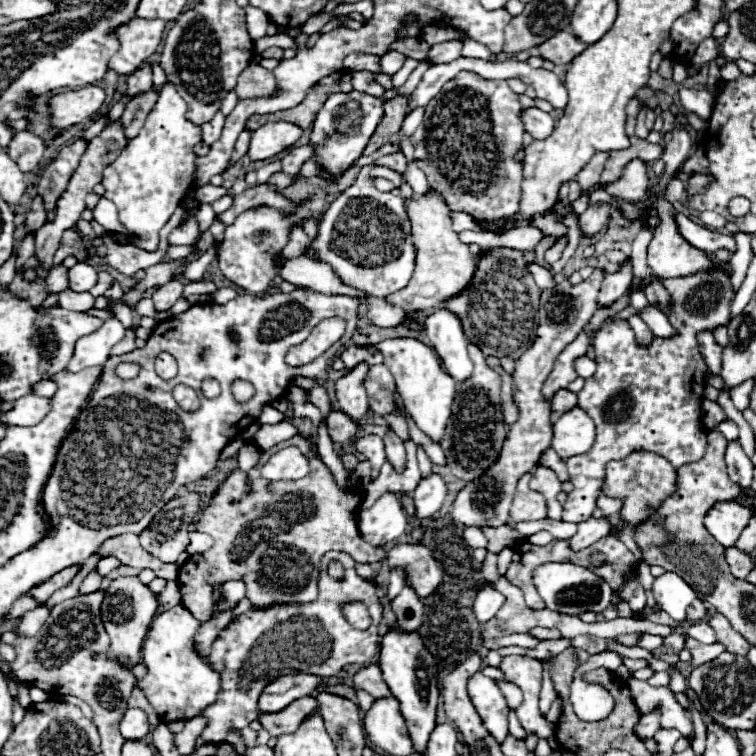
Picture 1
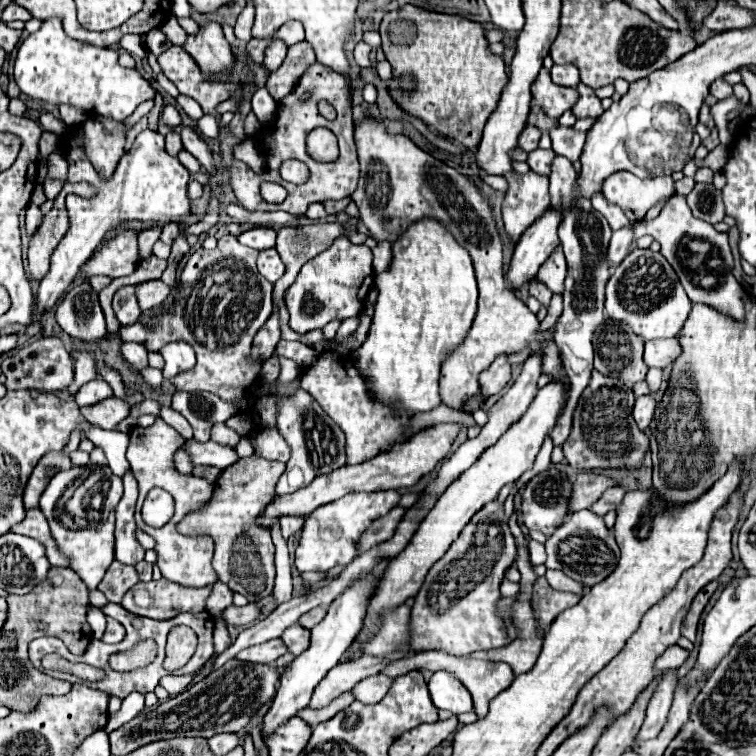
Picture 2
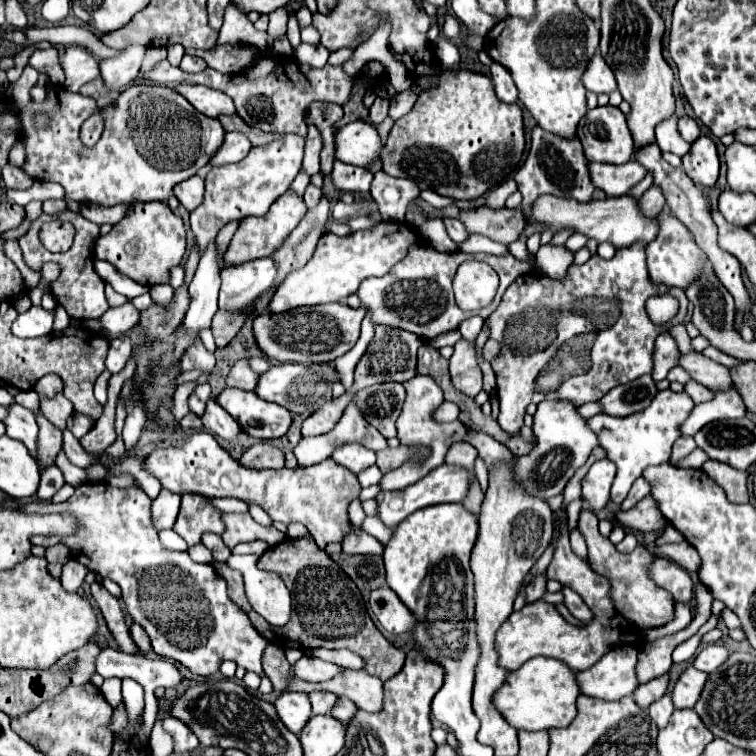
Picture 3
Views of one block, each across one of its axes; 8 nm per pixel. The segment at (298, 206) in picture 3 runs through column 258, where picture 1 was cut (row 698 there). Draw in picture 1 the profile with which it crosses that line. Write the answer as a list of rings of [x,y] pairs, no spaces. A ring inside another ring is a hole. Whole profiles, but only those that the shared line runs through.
[[[330,551],[323,556],[318,588],[320,594],[314,602],[302,606],[272,606],[268,610],[250,608],[240,616],[238,622],[228,624],[220,638],[212,644],[208,662],[214,670],[220,672],[222,688],[212,706],[198,714],[208,720],[204,732],[196,738],[194,748],[202,744],[222,742],[226,734],[236,728],[246,728],[252,720],[258,718],[258,696],[264,686],[276,676],[290,672],[296,674],[320,674],[336,676],[348,664],[368,664],[378,654],[378,624],[382,618],[382,606],[376,596],[374,582],[368,582],[358,576],[356,562],[344,553]],[[340,560],[344,568],[344,579],[334,580],[328,574],[328,564]],[[360,600],[370,612],[370,626],[366,630],[354,630],[344,618],[340,606]]]

